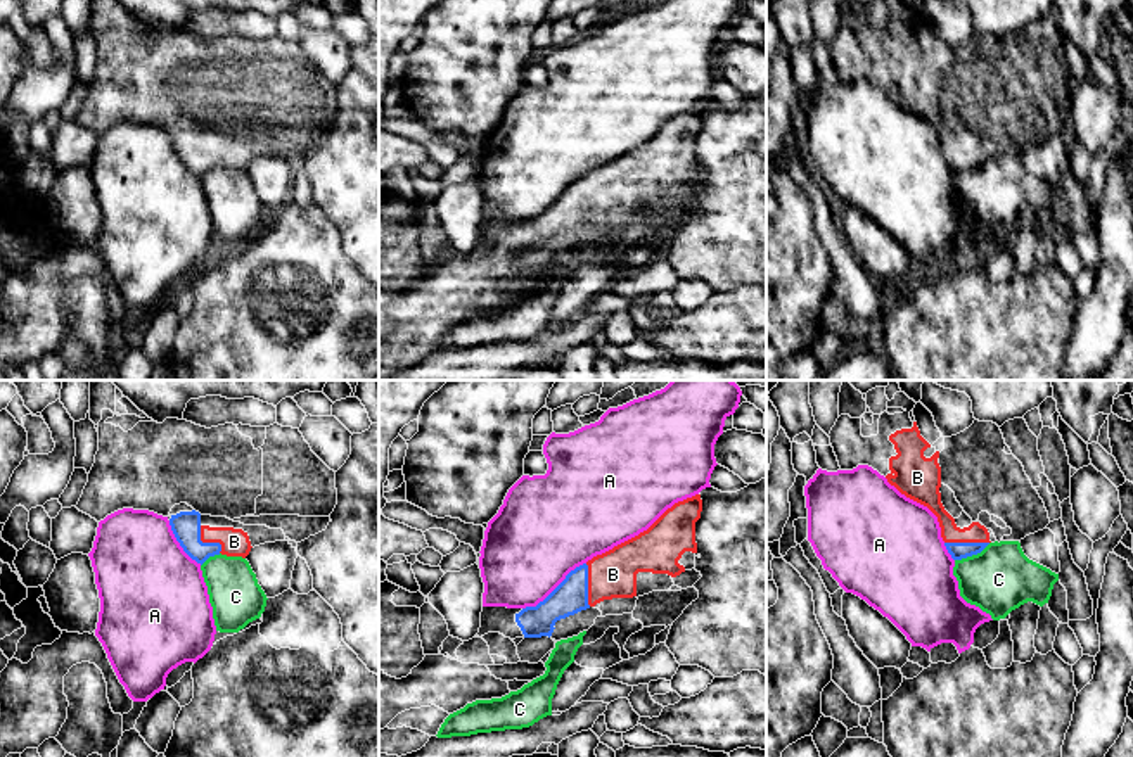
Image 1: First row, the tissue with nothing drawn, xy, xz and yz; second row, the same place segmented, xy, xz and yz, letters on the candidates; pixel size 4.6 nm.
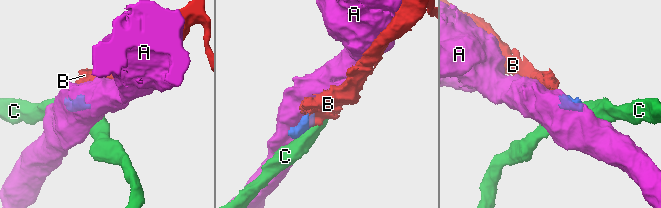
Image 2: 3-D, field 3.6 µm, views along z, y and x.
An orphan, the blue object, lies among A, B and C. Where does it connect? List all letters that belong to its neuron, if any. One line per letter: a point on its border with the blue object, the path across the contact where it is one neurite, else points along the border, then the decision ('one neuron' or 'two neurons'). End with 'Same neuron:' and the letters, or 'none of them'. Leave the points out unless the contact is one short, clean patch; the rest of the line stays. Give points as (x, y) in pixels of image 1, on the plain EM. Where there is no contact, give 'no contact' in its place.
A: xz (556, 201) | two neurons
B: yz (967, 156) | across yz (957, 163), (967, 156), (976, 146) | one neuron
C: yz (972, 166) | along yz (990, 156), (979, 165), (955, 173) | two neurons
Same neuron: B

